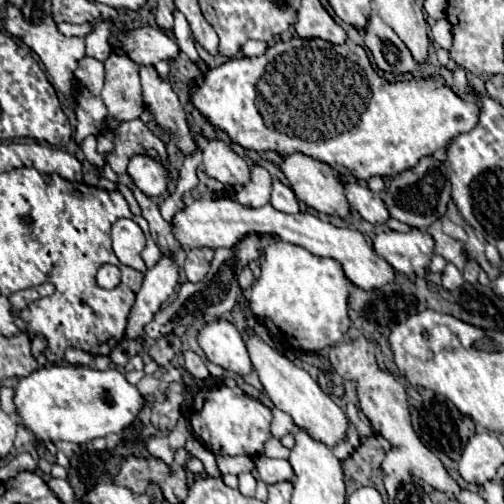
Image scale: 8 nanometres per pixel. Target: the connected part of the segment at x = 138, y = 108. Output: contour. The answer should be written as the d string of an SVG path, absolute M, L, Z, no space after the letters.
M110 56L104 66L106 82L102 90L102 100L110 116L118 122L140 118L140 114L144 112L144 102L136 62L132 62L130 58Z

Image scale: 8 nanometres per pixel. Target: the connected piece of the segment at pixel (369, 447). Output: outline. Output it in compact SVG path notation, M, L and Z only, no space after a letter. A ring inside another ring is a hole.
M374 434L364 438L358 450L344 460L344 476L346 476L348 494L352 494L354 490L362 486L374 486L382 490L380 462L388 448L390 448L388 440L384 440L380 434Z

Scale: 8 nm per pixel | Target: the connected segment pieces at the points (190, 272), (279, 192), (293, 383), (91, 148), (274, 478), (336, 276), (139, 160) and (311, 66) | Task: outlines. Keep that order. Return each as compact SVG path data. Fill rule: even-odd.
M192 248L188 252L186 262L184 262L184 272L190 282L200 282L206 278L206 274L210 270L212 256L214 256L212 248Z
M274 180L272 182L272 198L270 198L270 204L280 210L280 212L288 212L288 214L296 214L300 212L300 204L294 196L294 192L282 184L280 180Z
M246 326L240 332L242 332L246 348L250 352L250 360L254 364L254 370L256 370L268 398L274 402L274 406L280 408L282 412L290 414L292 420L296 422L296 426L304 428L312 438L328 444L330 448L334 448L338 442L342 442L344 432L346 432L346 424L348 424L348 418L342 412L342 408L328 394L324 394L320 390L316 380L308 372L304 372L300 366L290 362L284 354L280 354L272 346L268 346L252 328Z
M89 135L83 140L81 149L92 166L102 169L106 162L105 159L97 152L96 146L96 137L94 135Z
M256 458L256 470L258 478L266 484L274 484L280 480L292 480L292 468L288 460L276 460L276 458Z
M270 236L264 250L262 274L250 290L252 312L262 320L270 320L274 326L268 326L268 330L292 348L320 352L322 348L340 342L350 328L350 282L344 276L342 266L334 258L314 256L306 248L288 244L278 236Z
M136 154L130 158L128 174L146 196L160 196L170 182L168 168L146 154Z
M292 38L288 42L282 42L280 40L280 42L272 44L272 46L268 46L262 56L256 56L256 58L234 58L234 60L228 60L226 64L222 64L220 68L208 70L208 74L204 76L204 82L192 90L192 102L202 112L202 116L206 116L216 128L224 130L232 138L232 142L236 142L236 144L240 144L240 146L244 146L248 150L256 150L256 152L274 150L274 152L280 152L280 154L302 152L306 156L312 156L316 160L326 162L338 174L344 174L346 176L346 170L348 170L358 180L368 180L370 176L396 176L398 172L404 172L408 168L414 168L420 158L432 156L442 146L446 146L448 140L452 140L454 136L464 134L464 132L470 132L478 124L478 116L480 116L478 106L474 102L466 102L460 96L456 96L452 92L452 88L446 86L446 80L442 76L412 78L412 80L402 80L402 82L386 82L384 78L380 78L376 74L376 70L372 68L372 64L370 64L370 60L368 60L368 56L366 56L366 52L364 52L362 46L354 44L352 40L346 40L344 44L336 46L336 44L330 44L326 40L316 40L316 38L312 38L312 40ZM262 96L264 96L264 100L270 106L262 106Z

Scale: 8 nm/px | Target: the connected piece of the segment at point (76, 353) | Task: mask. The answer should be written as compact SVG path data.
M68 348L64 352L64 358L70 362L70 364L84 364L84 366L90 366L94 362L94 356L80 350L80 348Z

